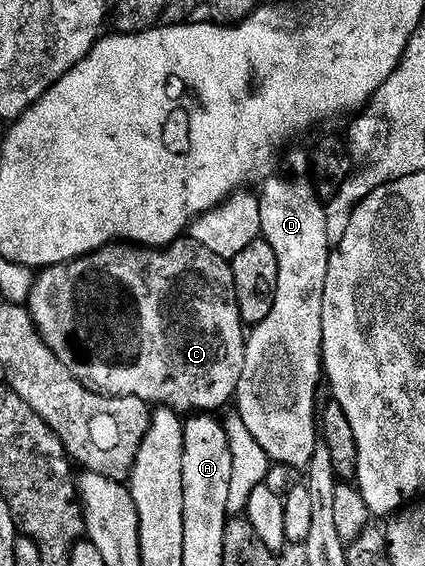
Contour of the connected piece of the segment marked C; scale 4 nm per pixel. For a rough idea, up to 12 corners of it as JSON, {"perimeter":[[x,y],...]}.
{"perimeter":[[184,235],[38,270],[41,339],[107,397],[230,406],[228,258]]}

